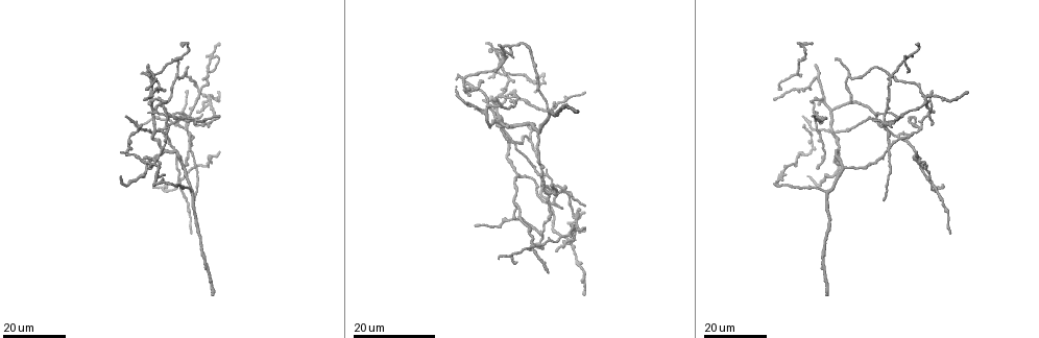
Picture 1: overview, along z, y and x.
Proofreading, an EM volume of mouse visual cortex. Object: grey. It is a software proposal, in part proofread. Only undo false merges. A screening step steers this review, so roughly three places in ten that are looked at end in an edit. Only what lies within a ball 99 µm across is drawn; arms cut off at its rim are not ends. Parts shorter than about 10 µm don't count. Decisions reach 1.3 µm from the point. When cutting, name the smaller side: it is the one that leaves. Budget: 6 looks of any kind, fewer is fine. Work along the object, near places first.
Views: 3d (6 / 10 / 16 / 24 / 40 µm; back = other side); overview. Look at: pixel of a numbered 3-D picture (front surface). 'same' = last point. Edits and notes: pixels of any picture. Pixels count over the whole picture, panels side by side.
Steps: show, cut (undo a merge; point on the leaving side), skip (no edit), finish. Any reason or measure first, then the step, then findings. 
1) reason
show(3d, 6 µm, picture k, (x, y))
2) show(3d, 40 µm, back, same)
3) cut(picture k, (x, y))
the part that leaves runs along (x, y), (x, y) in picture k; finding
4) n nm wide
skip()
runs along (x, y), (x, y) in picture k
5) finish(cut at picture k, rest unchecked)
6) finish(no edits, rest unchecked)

show(3d, 24 µm, picture 1, (169, 117))

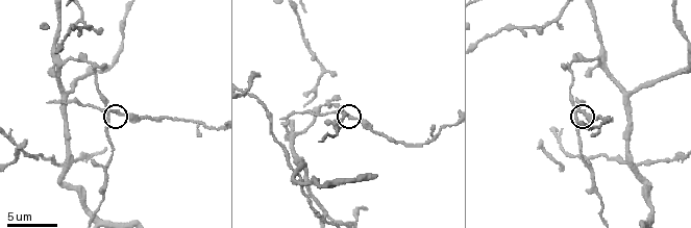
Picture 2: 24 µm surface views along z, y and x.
zoom in
show(3d, 10 µm, picture 2, (110, 111))

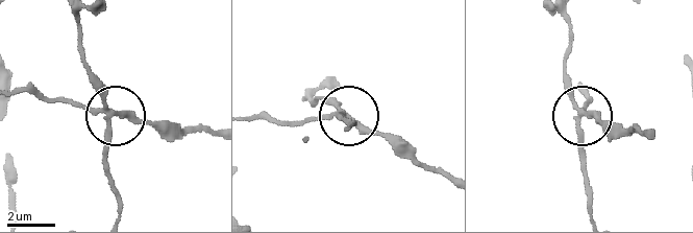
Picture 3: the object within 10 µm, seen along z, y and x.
zoom in
show(3d, 6 µm, picture 3, (588, 114))

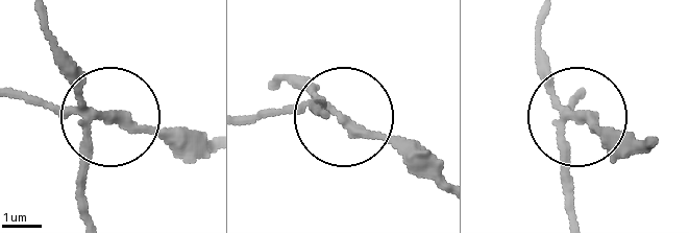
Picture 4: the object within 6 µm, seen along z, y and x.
cut(picture 4, (130, 132))
the part that leaves runs along (85, 110), (202, 133) in picture 4; two neurons meet here

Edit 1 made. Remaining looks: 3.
four or more arms meet
show(3d, 16 µm, picture 2, (62, 60))

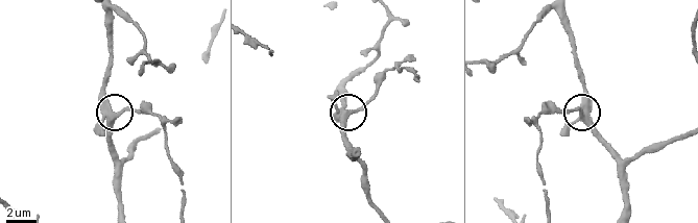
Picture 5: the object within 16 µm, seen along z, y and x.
4 arms
skip()
runs along (626, 212), (620, 155), (581, 110), (559, 110) in picture 5; continuous, no second neuron

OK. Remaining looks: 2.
side arm on a straight run
show(3d, 10 µm, picture 2, (569, 65))

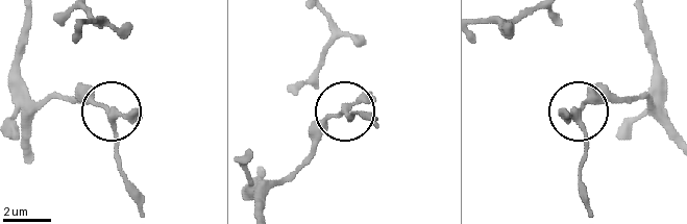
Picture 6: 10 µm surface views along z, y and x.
3 arms
skip()
runs along (263, 206), (268, 189), (304, 158), (328, 123), (358, 110) in picture 6; all the same neuron

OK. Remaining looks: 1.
finish(cut at picture 4, rest unchecked)

